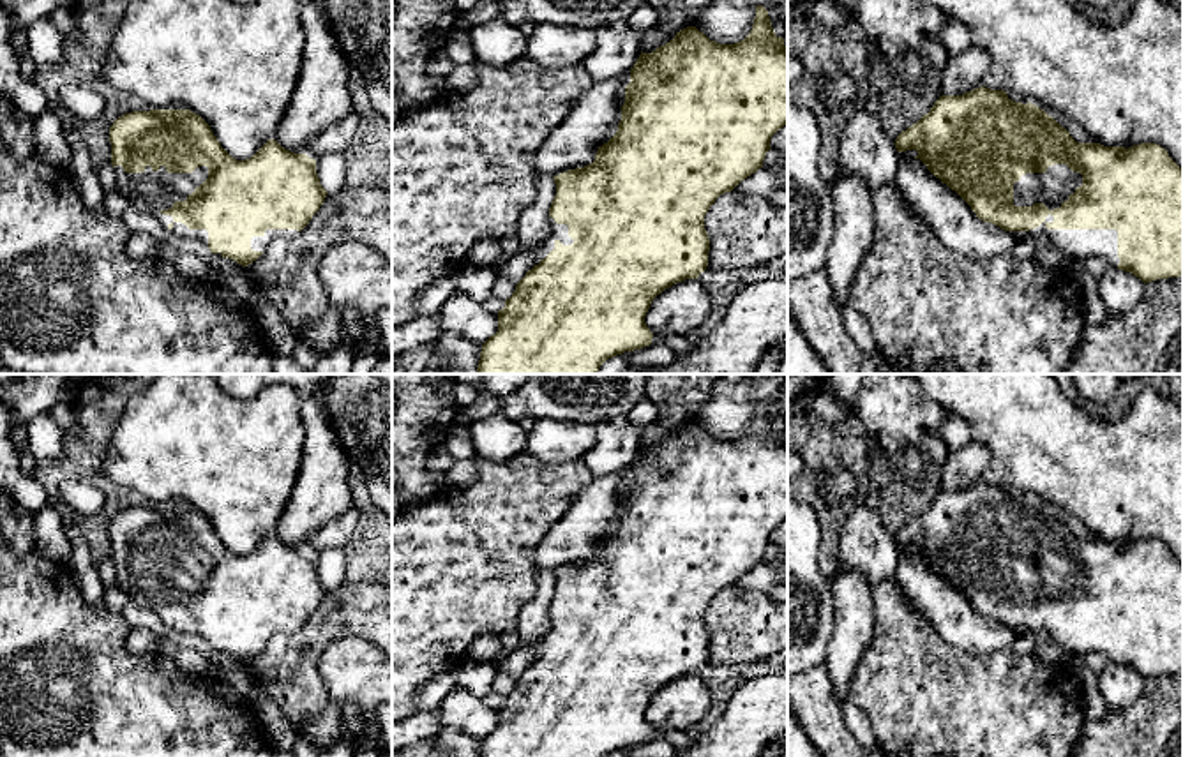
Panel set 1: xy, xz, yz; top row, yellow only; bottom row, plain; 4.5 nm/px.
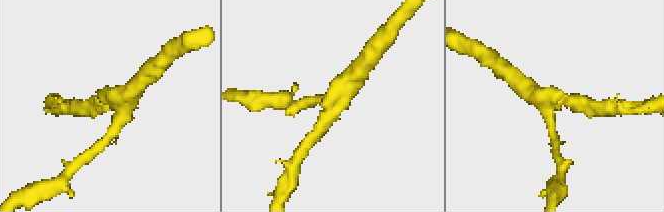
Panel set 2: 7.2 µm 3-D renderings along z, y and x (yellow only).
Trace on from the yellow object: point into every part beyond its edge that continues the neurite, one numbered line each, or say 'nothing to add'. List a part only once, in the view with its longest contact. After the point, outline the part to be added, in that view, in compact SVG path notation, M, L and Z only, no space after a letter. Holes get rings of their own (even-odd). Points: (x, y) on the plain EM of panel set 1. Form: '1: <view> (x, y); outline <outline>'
1: yz (1054, 581); outline M1054 559L1045 568L1026 568L1021 572L1013 579L1013 600L1031 602L1044 598L1049 605L1054 605L1081 581L1081 568L1072 566L1066 559Z

